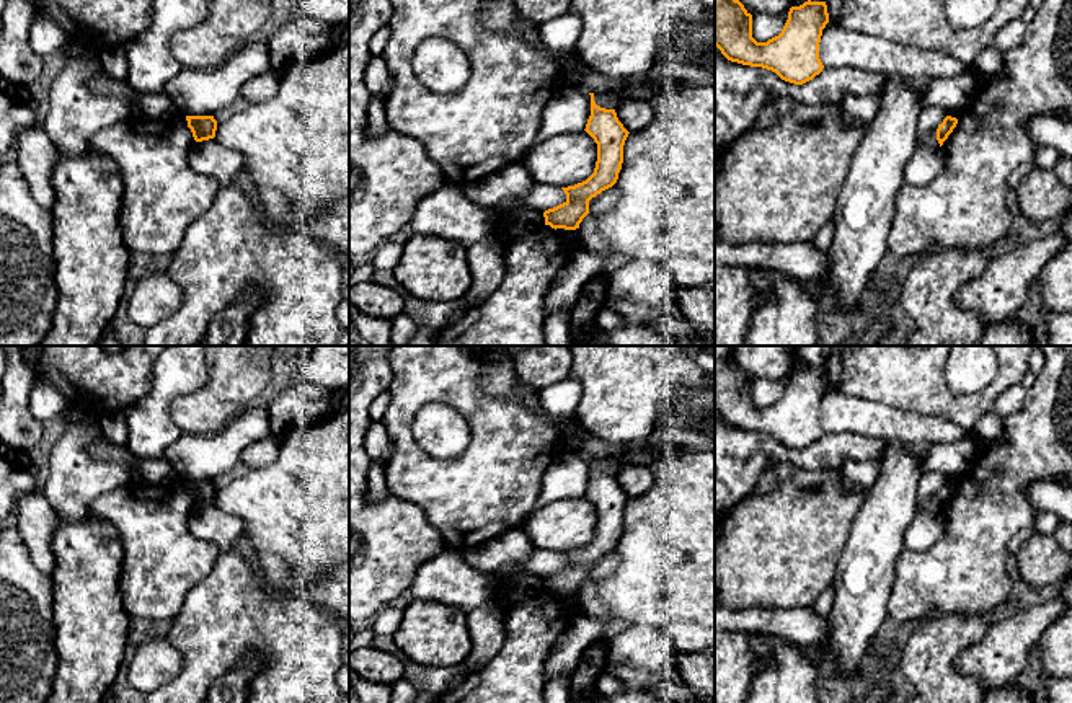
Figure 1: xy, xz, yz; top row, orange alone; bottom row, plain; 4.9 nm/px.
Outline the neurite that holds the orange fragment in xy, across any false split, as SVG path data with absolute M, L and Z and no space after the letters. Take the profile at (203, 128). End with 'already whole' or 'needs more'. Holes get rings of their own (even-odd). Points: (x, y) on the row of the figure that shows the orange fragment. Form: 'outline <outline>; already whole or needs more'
outline M186 116L186 121L196 142L215 137L217 121L214 116Z; already whole

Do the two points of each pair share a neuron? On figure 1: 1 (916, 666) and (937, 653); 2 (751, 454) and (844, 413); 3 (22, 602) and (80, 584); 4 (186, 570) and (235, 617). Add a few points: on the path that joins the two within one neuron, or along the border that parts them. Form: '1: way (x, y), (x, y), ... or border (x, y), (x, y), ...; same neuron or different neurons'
1: way (921, 663), (932, 654); same neuron
2: border (824, 431), (857, 433), (862, 436); different neurons
3: border (48, 573), (53, 583), (53, 623), (56, 630); different neurons
4: border (222, 552), (212, 568), (186, 594), (178, 614); different neurons

